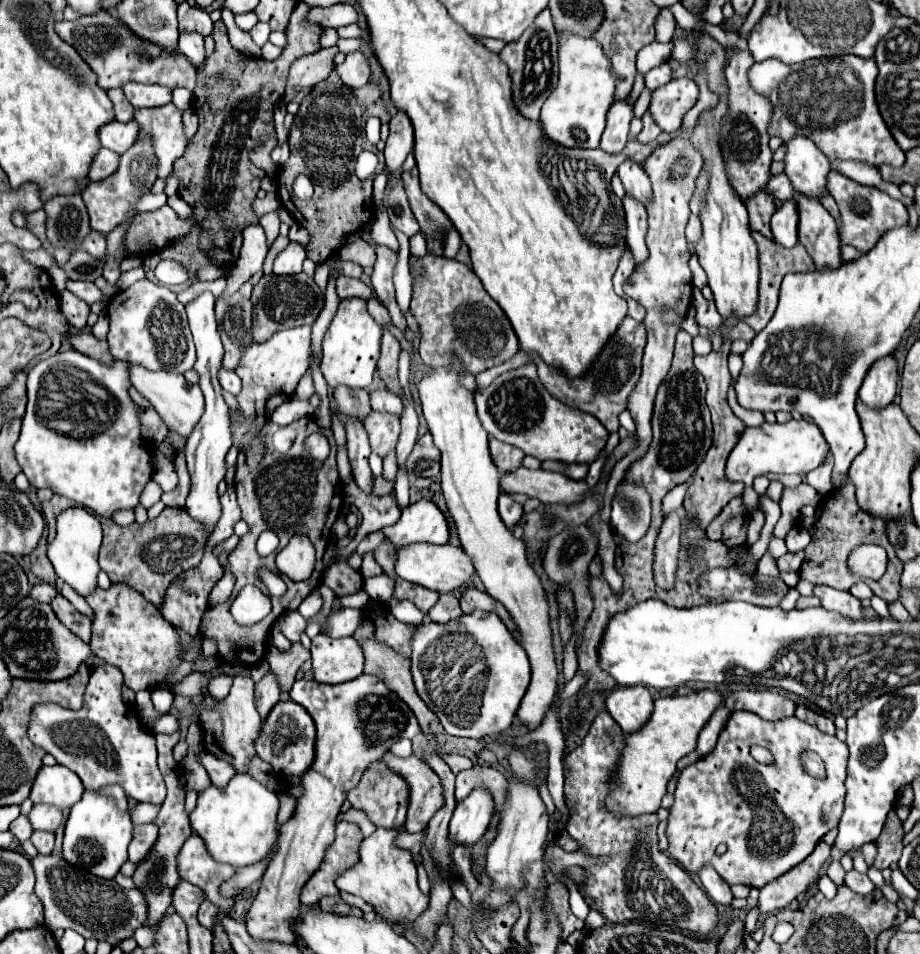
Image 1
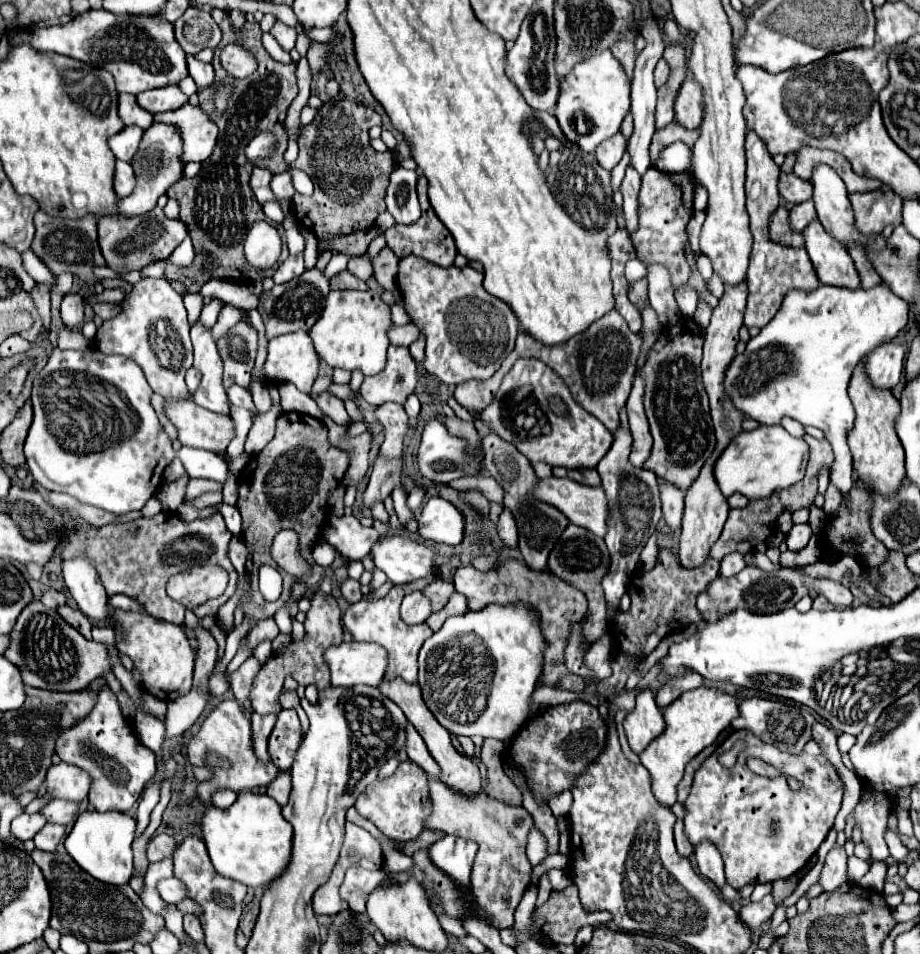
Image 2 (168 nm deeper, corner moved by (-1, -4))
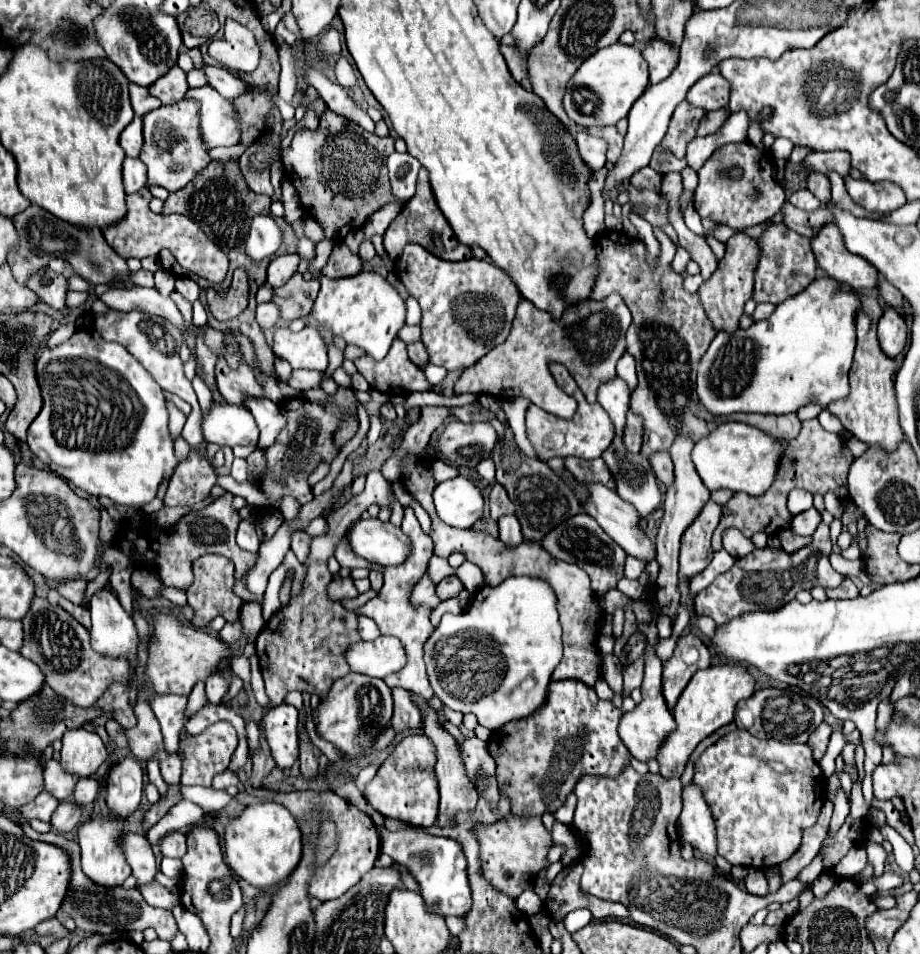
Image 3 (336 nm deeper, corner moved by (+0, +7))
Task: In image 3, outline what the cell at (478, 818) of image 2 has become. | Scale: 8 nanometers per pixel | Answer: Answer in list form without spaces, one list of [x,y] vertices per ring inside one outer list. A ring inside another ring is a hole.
[[[509,815],[493,825],[475,825],[473,833],[479,843],[479,861],[481,875],[487,883],[491,883],[499,893],[515,899],[525,889],[543,891],[543,901],[547,897],[547,851],[553,845],[549,831],[543,827],[541,817],[521,817]]]

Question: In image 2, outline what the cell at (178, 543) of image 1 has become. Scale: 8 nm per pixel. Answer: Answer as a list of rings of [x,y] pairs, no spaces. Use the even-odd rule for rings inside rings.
[[[160,512],[156,514],[154,518],[140,518],[140,520],[132,520],[132,522],[126,522],[126,524],[108,524],[108,526],[102,526],[102,528],[92,528],[88,526],[90,530],[90,544],[80,544],[80,538],[76,536],[74,542],[64,542],[62,544],[62,556],[64,560],[72,558],[72,556],[86,556],[88,562],[92,566],[96,566],[96,572],[108,592],[108,596],[112,594],[128,594],[130,598],[136,598],[140,604],[146,606],[146,610],[156,616],[156,618],[162,618],[162,620],[168,620],[172,624],[184,624],[184,606],[170,600],[168,594],[166,594],[166,582],[170,576],[190,568],[190,566],[198,566],[198,564],[220,564],[228,570],[230,574],[230,586],[228,586],[228,594],[232,596],[234,590],[236,590],[236,580],[238,580],[238,574],[228,558],[228,544],[230,544],[230,530],[226,528],[224,524],[224,518],[220,514],[214,514],[210,518],[198,518],[198,520],[192,520],[192,522],[184,522],[178,518],[176,512]]]

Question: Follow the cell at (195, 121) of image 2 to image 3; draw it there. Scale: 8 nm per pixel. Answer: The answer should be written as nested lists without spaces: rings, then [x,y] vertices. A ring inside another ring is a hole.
[[[209,85],[199,89],[189,89],[185,97],[201,103],[199,131],[201,131],[201,141],[207,149],[229,147],[239,143],[239,127],[237,121],[233,121],[233,109],[229,99],[221,97]]]

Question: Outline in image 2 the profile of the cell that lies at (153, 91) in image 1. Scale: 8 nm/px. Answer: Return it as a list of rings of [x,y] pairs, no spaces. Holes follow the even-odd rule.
[[[176,84],[156,88],[156,90],[148,90],[148,92],[140,92],[136,98],[138,98],[138,104],[152,114],[176,110],[188,102],[188,96]]]

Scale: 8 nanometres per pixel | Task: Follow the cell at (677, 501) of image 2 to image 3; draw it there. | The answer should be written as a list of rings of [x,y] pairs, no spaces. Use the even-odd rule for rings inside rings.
[[[655,453],[655,457],[649,457],[651,467],[657,475],[657,479],[661,483],[665,483],[665,487],[671,487],[675,475],[673,475],[673,461],[669,457],[669,453]]]

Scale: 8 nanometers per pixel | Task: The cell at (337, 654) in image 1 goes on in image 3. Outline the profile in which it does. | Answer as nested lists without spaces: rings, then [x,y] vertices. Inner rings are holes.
[[[377,637],[375,641],[357,641],[345,651],[347,665],[353,673],[383,679],[405,665],[405,649],[395,637]]]

